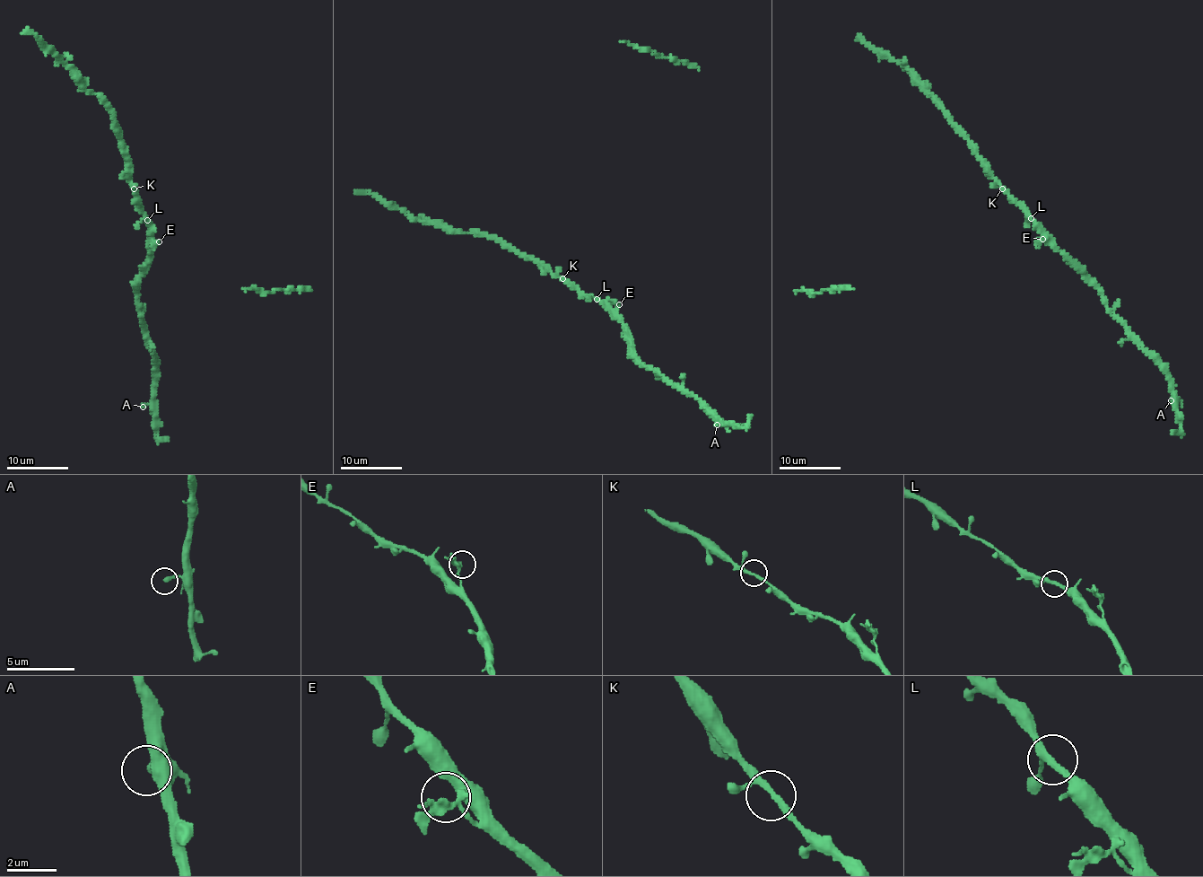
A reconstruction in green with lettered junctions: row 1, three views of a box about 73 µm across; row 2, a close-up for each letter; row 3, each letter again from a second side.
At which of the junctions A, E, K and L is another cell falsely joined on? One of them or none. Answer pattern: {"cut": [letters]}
{"cut": []}

